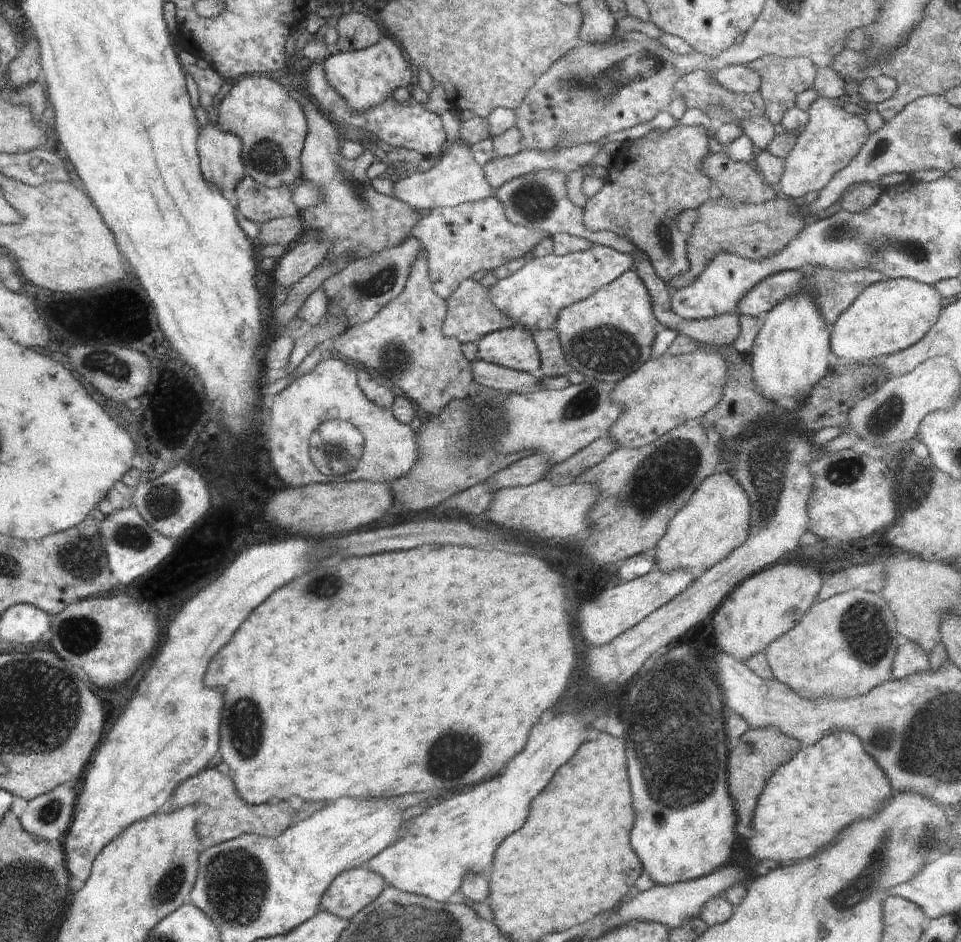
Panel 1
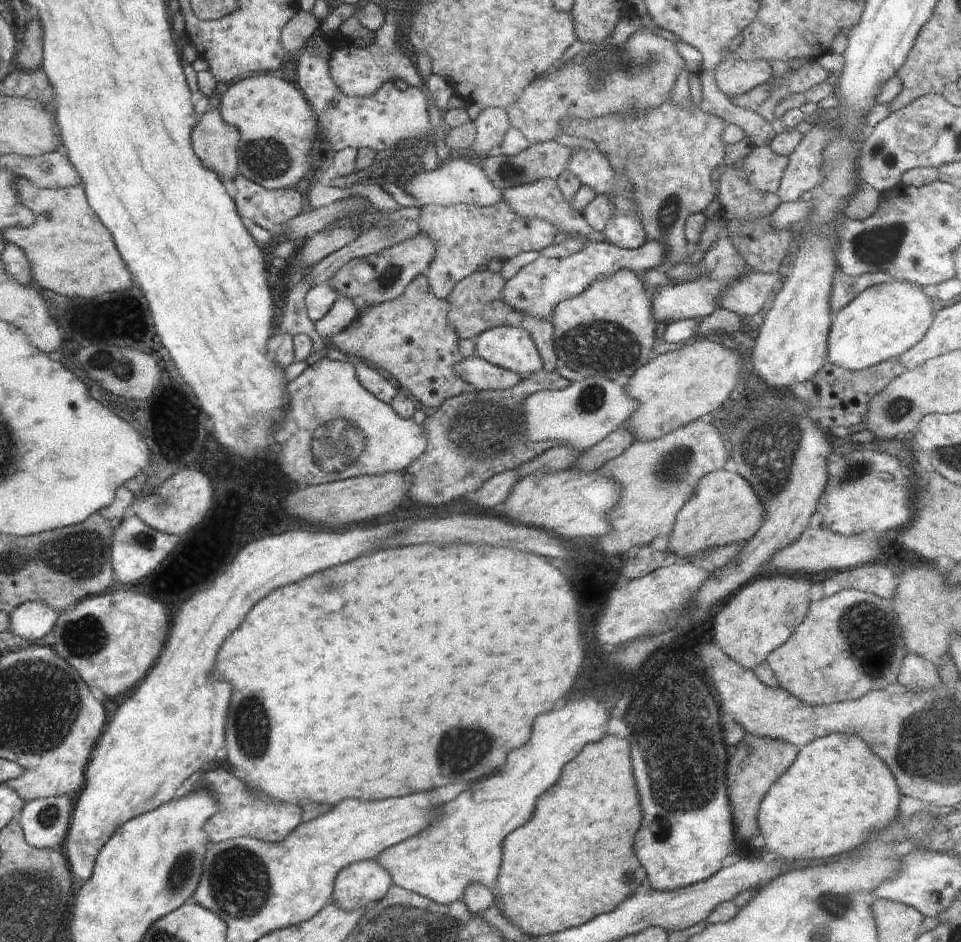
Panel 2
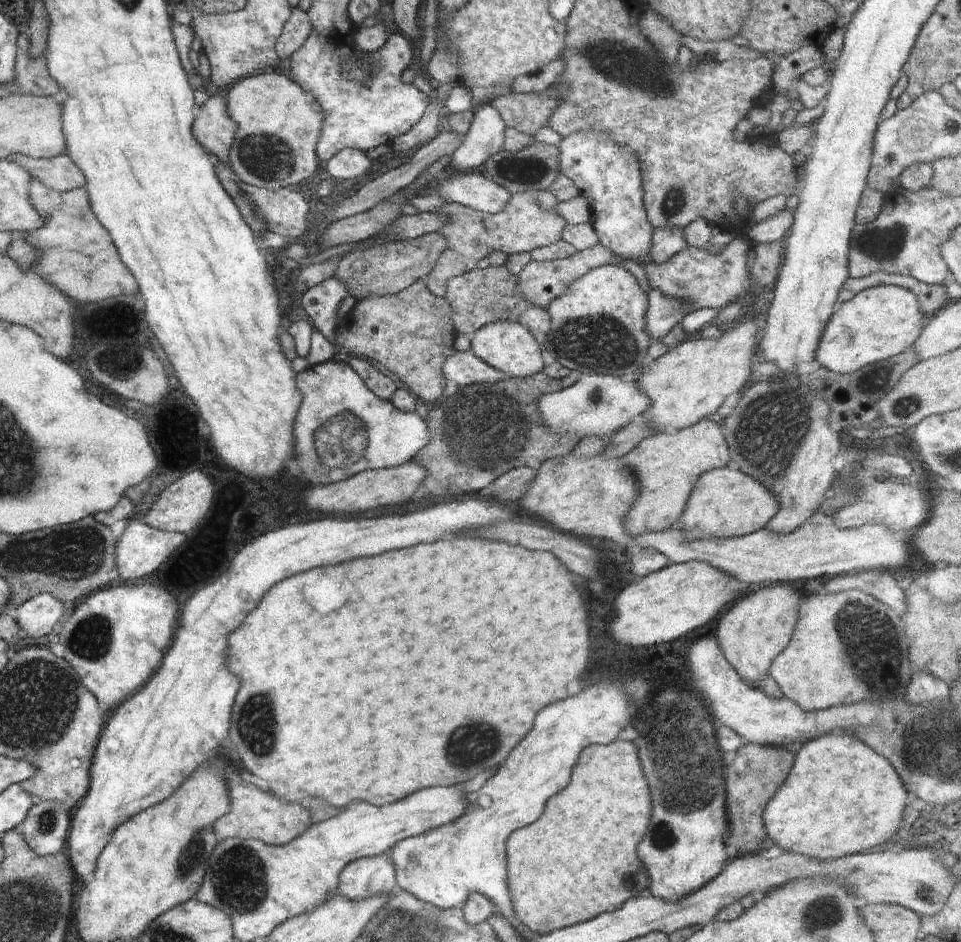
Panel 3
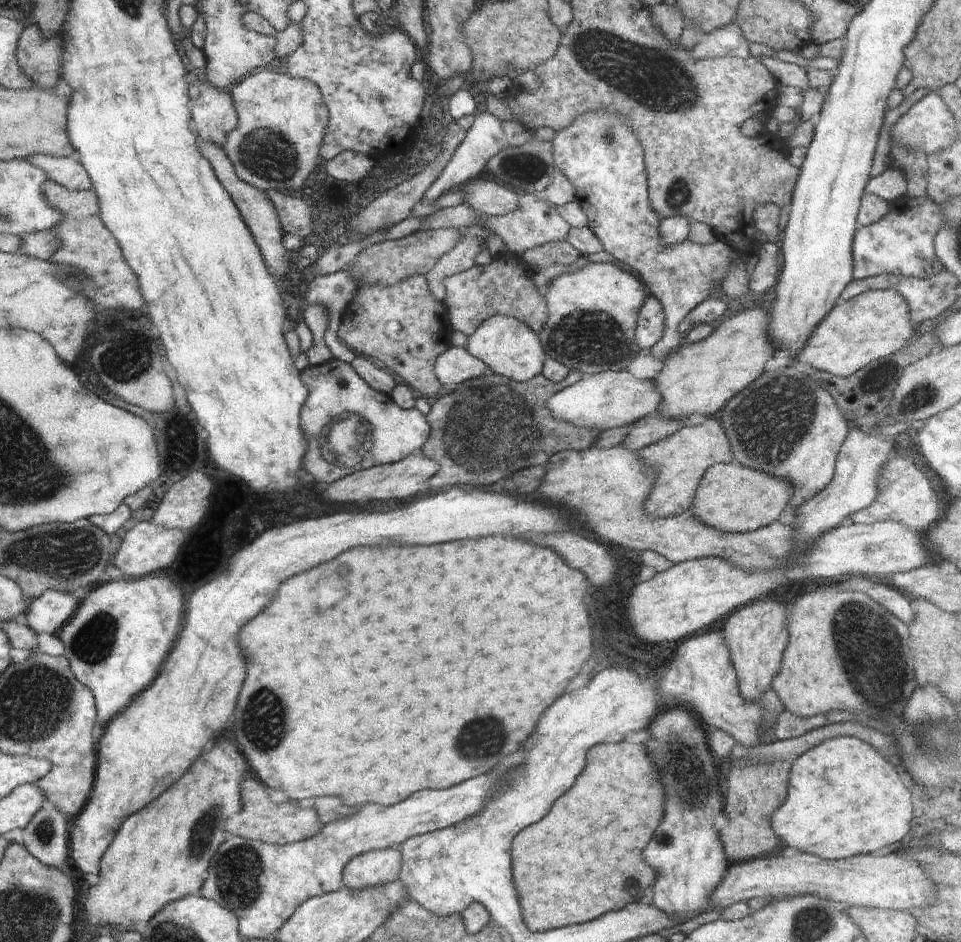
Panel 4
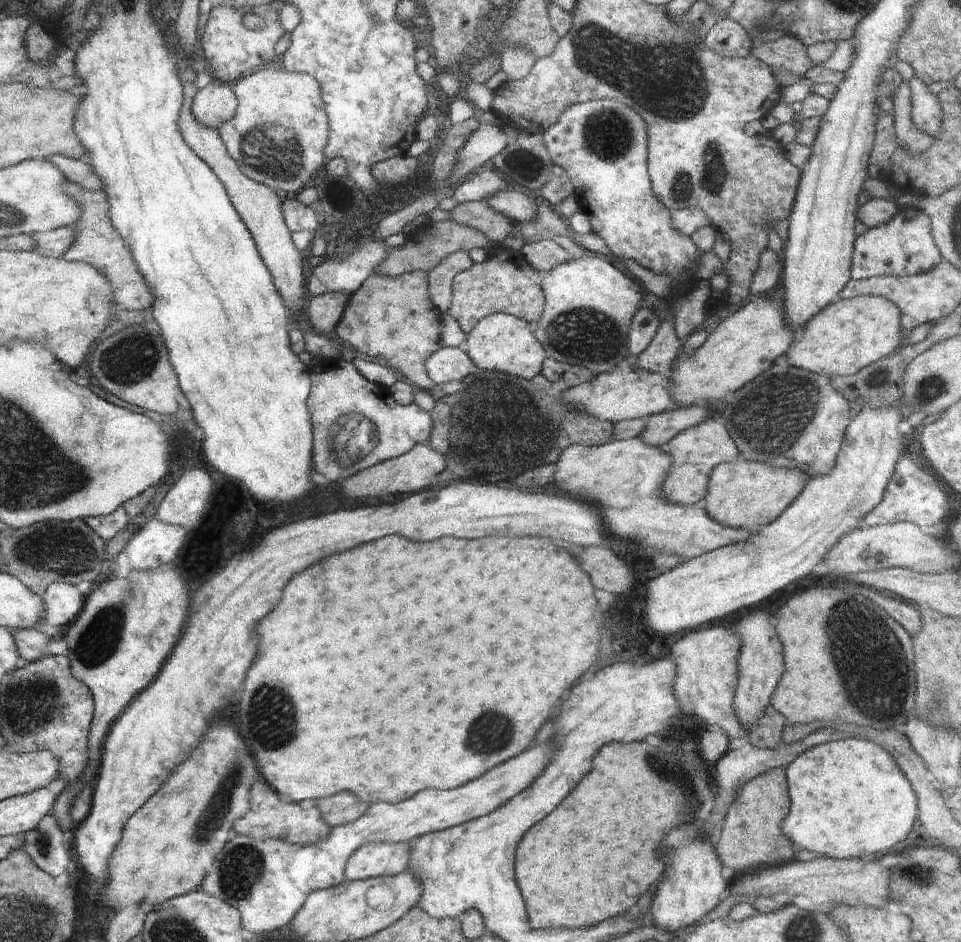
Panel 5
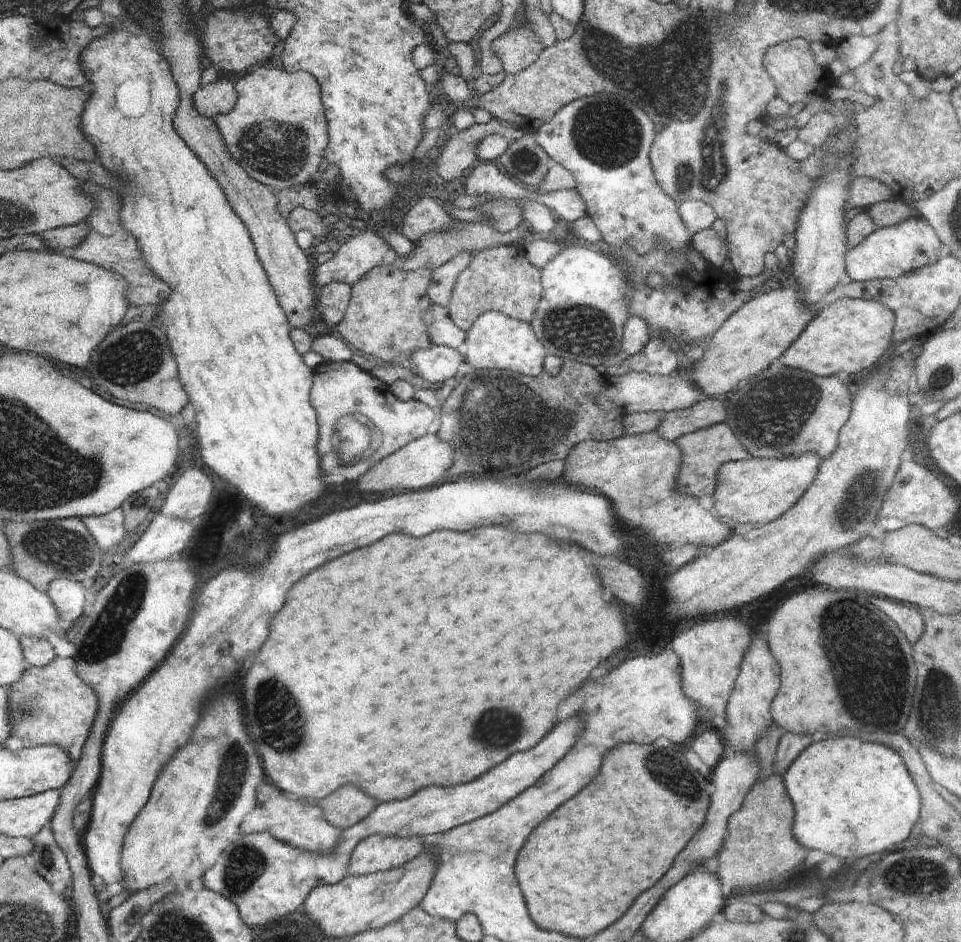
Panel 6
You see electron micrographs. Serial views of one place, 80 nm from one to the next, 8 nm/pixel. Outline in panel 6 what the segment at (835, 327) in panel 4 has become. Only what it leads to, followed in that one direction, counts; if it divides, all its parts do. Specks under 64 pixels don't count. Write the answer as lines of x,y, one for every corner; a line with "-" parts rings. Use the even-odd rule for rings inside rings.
845,296
816,312
779,361
785,367
821,377
843,374
854,379
875,368
890,353
894,325
894,313
881,302

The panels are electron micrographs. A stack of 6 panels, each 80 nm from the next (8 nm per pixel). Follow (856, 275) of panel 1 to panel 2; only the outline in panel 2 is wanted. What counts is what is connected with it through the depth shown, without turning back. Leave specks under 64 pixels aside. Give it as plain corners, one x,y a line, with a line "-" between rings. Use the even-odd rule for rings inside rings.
750,270
735,279
721,295
721,307
750,318
765,311
784,282
784,272
756,273
-
838,271
833,274
832,288
829,298
829,305
832,311
839,311
849,302
852,302
865,288
894,281
884,271
875,273
864,273
858,276
845,275

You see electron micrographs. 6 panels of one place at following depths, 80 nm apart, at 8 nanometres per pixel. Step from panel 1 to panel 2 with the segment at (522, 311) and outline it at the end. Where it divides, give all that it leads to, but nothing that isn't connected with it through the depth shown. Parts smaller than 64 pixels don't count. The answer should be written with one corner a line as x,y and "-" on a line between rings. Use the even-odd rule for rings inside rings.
646,241
637,249
623,249
608,242
586,243
582,249
567,257
540,255
524,266
514,277
506,280
501,299
516,310
531,317
550,321
559,302
582,294
596,279
610,279
617,270
628,269
635,274
656,269
665,259
665,249
656,241

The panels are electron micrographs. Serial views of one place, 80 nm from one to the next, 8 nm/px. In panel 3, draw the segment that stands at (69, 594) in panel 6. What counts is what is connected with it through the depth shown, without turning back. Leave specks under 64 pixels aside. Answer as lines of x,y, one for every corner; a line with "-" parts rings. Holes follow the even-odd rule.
40,593
17,608
18,618
15,621
24,637
40,638
40,636
48,636
48,634
57,630
57,627
62,622
63,610
64,602
60,599
54,598
48,593

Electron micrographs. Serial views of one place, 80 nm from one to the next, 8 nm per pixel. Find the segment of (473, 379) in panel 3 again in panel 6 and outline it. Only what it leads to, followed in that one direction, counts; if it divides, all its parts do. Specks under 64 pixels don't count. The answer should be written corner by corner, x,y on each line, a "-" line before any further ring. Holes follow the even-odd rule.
432,345
427,349
416,349
410,356
416,374
428,382
447,382
458,378
466,369
465,360
456,349
444,345

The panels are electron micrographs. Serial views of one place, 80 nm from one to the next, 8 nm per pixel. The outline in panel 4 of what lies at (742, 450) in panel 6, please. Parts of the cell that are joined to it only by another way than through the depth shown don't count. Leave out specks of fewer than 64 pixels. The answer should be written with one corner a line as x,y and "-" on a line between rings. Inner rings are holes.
715,416
685,424
678,432
642,448
638,454
648,466
656,468
658,478
650,496
646,498
646,510
654,518
670,518
689,511
706,470
715,463
733,463
735,460
728,436

